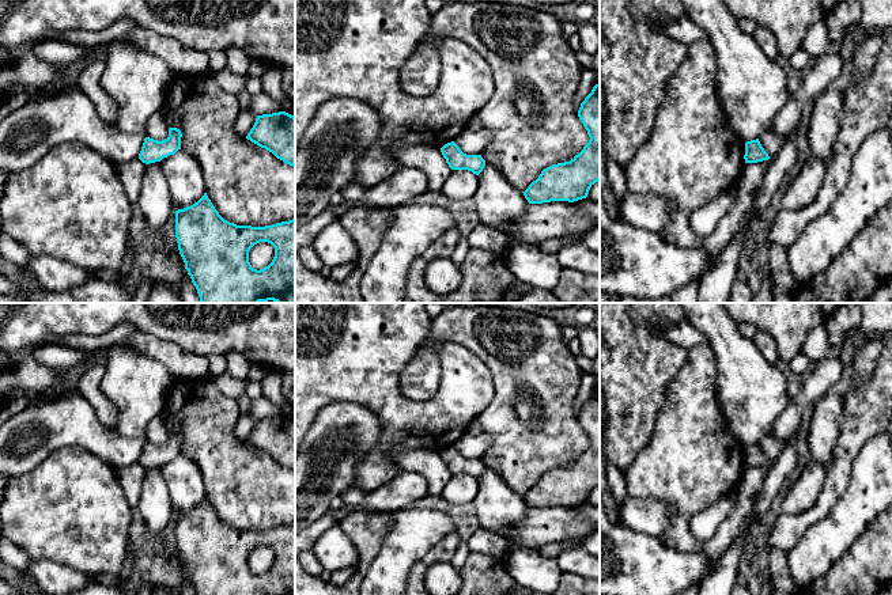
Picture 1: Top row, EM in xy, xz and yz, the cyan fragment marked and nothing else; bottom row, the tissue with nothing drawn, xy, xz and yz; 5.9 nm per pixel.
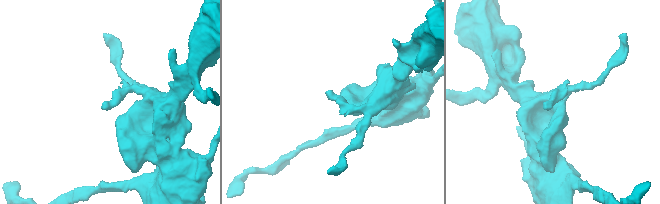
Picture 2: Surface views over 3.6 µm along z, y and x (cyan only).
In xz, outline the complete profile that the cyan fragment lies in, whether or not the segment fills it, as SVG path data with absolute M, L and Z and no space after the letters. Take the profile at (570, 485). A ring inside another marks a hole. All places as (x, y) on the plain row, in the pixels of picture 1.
M600 387L581 408L578 421L587 435L589 447L570 466L541 475L522 496L529 508L574 507L586 503L590 492L600 485Z

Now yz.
M759 443L751 444L745 447L745 467L757 467L763 465L768 465L770 461L761 451Z

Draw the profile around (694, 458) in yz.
M710 344L688 348L687 363L670 382L668 399L658 414L654 435L623 473L628 496L658 500L670 508L672 515L668 526L658 538L679 553L702 552L703 542L696 539L689 530L691 518L738 489L745 475L745 446L730 429L719 408L717 375L717 359Z

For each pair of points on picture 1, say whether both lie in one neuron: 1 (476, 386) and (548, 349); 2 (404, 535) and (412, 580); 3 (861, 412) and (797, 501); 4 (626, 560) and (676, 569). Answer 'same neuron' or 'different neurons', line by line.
1: different neurons
2: different neurons
3: different neurons
4: same neuron

